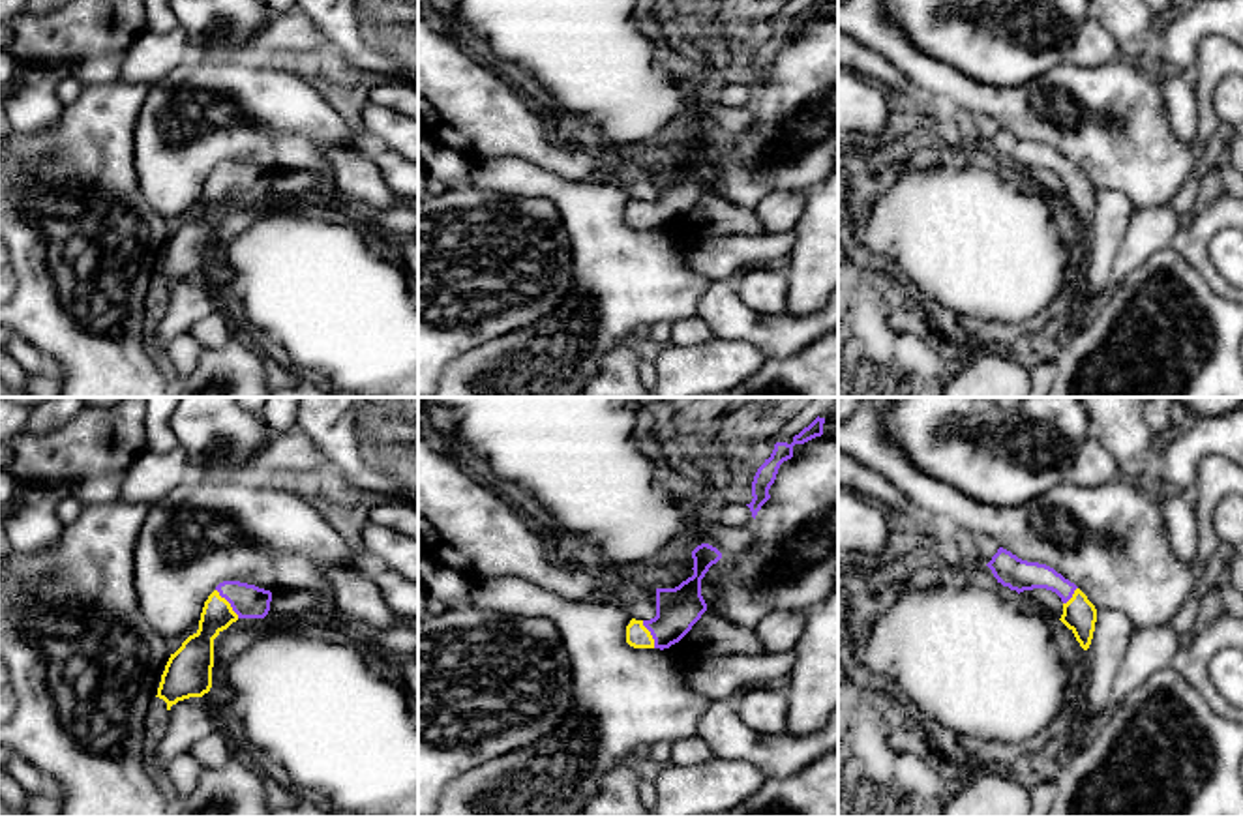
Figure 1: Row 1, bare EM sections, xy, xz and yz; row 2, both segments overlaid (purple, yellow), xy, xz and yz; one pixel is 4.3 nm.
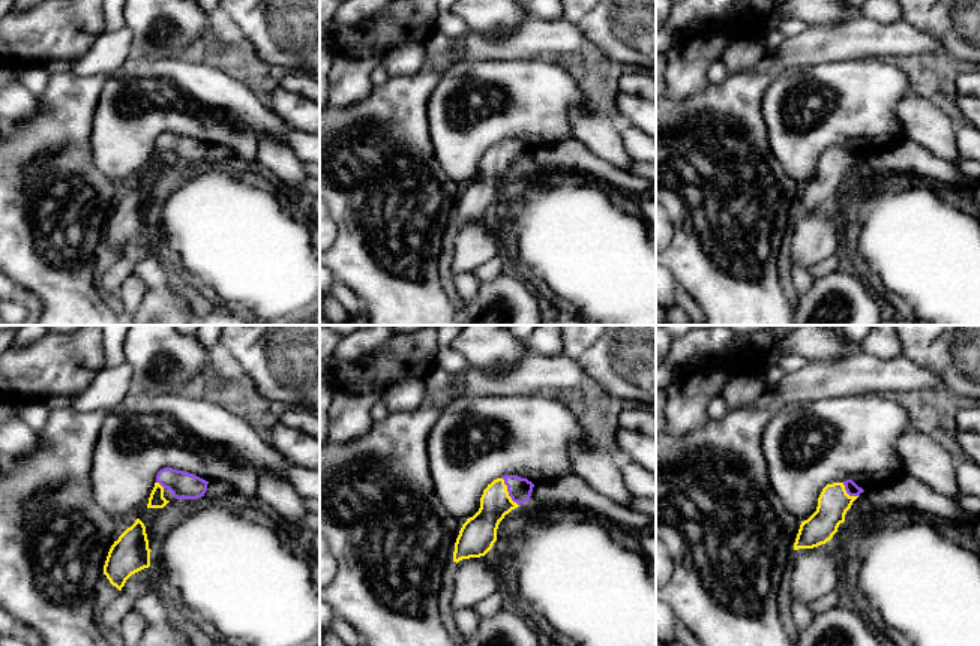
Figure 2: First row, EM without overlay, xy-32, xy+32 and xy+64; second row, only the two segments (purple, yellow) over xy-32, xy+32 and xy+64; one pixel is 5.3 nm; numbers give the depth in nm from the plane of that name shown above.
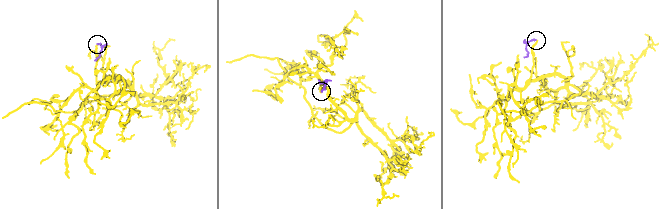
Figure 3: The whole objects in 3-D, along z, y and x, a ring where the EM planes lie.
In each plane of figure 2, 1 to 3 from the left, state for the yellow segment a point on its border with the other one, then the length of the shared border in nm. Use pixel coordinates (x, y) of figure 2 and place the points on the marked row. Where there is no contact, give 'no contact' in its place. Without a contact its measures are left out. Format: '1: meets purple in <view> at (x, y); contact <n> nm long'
1: meets purple in xy-32 at (161, 484); contact 60 nm long
2: meets purple in xy+32 at (508, 490); contact 180 nm long
3: meets purple in xy+64 at (848, 493); contact 120 nm long

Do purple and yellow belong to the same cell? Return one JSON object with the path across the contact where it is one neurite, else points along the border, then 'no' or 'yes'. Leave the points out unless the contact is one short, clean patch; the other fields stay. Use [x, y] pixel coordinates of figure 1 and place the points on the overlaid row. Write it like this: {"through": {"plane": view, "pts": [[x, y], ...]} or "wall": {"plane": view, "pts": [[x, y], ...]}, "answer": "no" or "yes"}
{"through": {"plane": "xy", "pts": [[248, 602], [229, 602], [209, 626], [197, 651]]}, "answer": "yes"}

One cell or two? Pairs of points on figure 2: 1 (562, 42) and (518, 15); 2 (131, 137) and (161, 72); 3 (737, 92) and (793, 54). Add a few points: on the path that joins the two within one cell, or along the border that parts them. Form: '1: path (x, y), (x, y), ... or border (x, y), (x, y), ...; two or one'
1: border (529, 17), (508, 32), (491, 33); two
2: path (131, 120), (132, 110), (152, 89); one
3: border (748, 72), (764, 72), (773, 77); two

